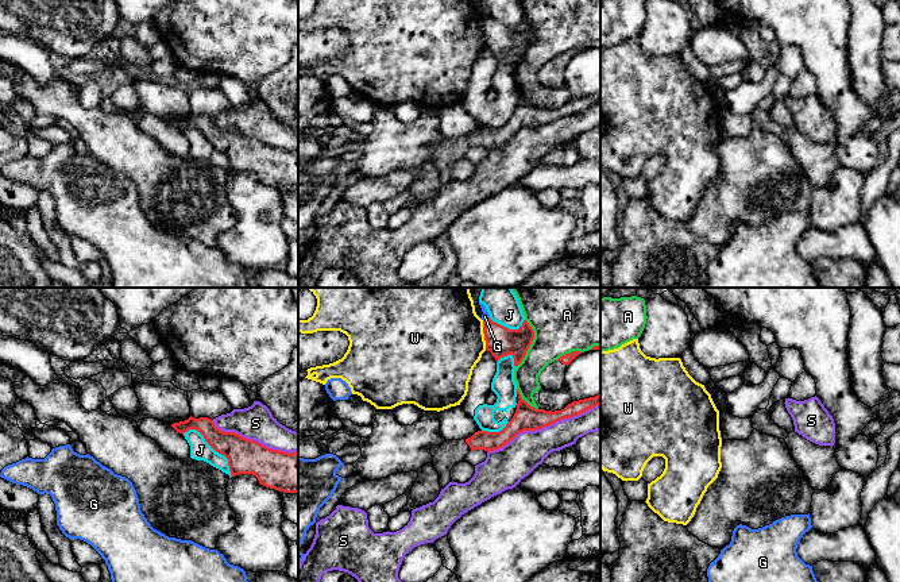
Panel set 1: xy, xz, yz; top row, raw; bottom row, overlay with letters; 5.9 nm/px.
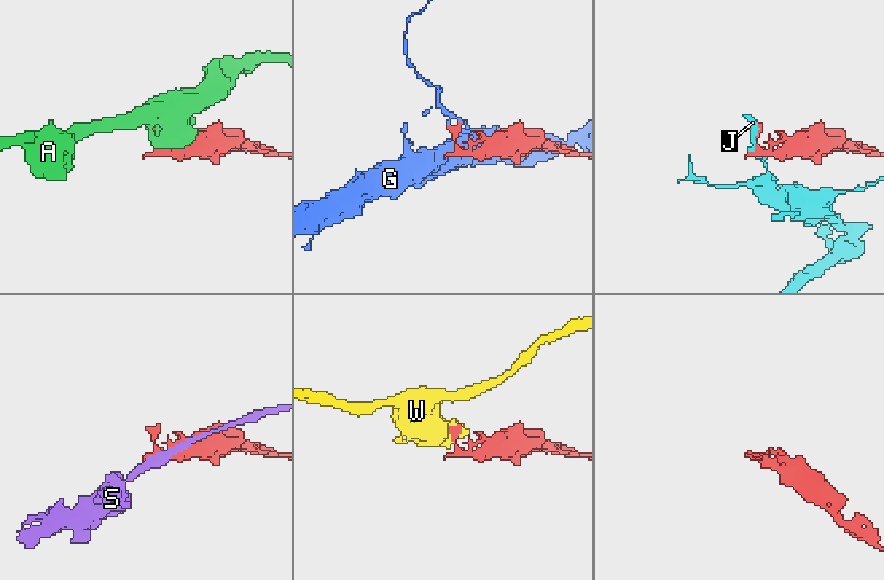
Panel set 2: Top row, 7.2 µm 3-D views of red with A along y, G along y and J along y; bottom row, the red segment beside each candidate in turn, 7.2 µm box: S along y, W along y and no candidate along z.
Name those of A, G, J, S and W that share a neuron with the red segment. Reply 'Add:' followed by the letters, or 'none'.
Add: none

